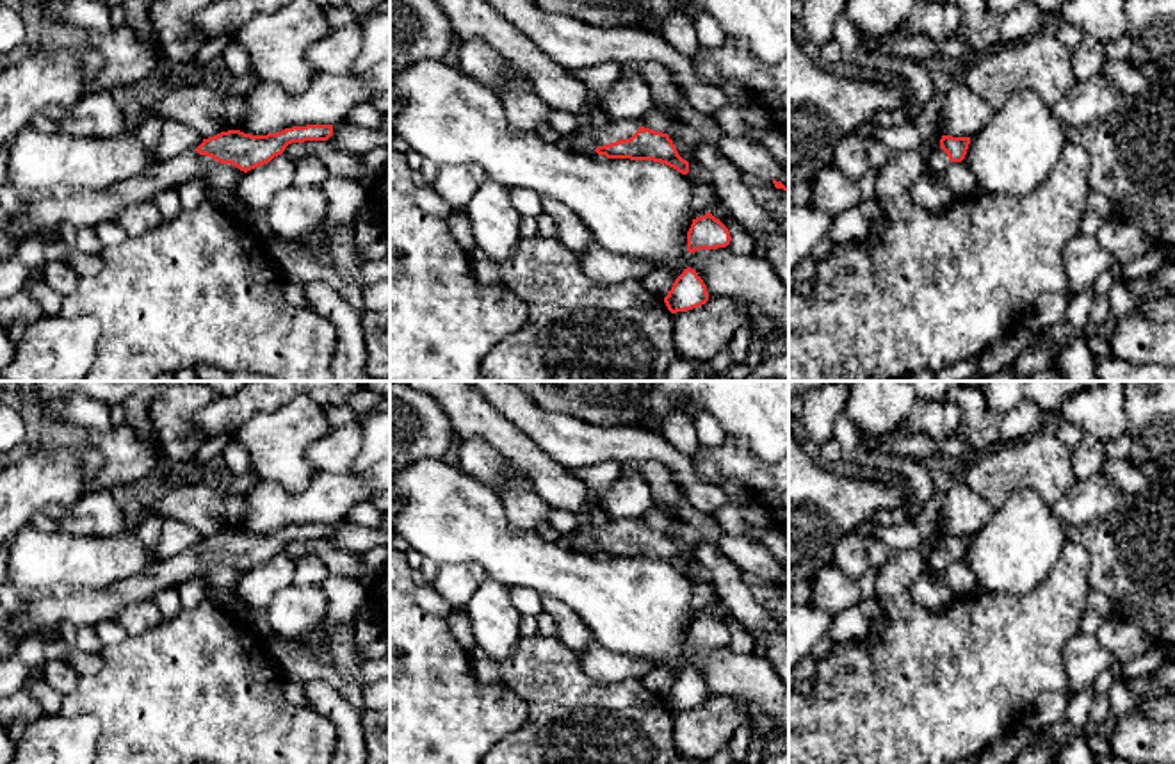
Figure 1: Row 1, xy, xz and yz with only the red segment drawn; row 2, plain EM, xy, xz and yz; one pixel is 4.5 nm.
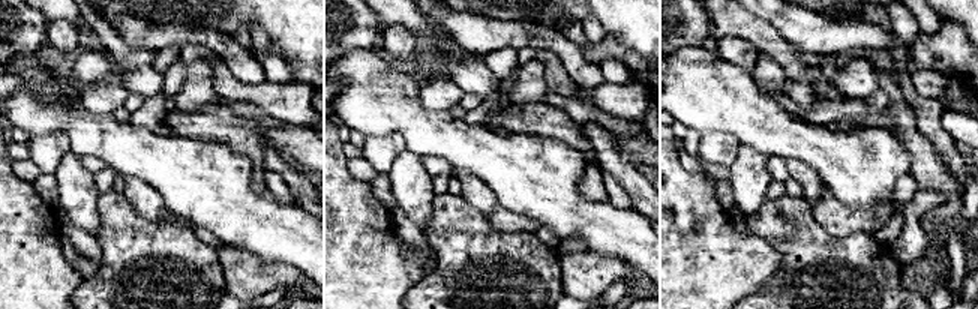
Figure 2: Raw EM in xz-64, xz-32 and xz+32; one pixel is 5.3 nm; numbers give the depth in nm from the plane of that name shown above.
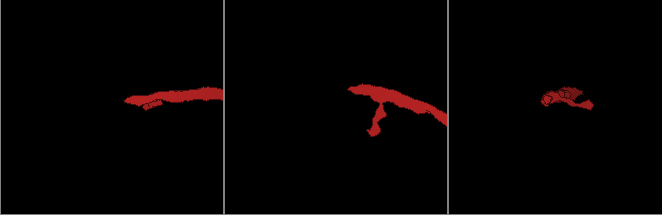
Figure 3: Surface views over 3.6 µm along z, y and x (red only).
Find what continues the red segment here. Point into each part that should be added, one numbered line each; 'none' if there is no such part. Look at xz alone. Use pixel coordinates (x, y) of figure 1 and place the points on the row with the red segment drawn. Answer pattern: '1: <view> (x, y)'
1: xz (588, 138)

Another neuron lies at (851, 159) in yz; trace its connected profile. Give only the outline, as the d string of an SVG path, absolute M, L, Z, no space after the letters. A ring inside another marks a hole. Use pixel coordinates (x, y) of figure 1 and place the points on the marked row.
M856 132L844 137L837 146L835 162L846 176L860 180L872 169L867 157L867 144Z

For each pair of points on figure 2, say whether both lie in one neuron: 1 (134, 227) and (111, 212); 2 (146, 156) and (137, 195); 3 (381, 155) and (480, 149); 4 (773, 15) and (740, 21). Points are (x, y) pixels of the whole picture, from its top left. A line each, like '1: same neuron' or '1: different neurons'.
1: same neuron
2: different neurons
3: different neurons
4: different neurons

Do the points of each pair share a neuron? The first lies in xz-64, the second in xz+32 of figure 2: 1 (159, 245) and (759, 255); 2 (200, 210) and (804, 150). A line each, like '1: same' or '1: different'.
1: different
2: same

